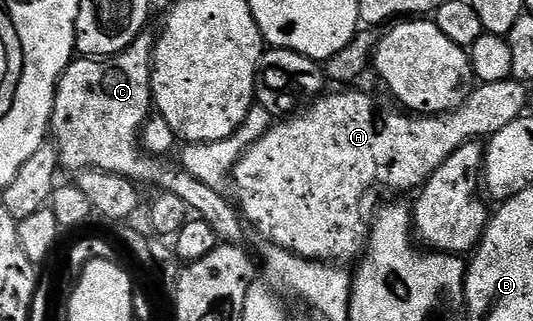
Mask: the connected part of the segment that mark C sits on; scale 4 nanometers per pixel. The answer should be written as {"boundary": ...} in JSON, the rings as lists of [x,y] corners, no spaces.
{"boundary":[[[142,33],[137,36],[137,40],[130,45],[126,51],[120,51],[118,55],[111,55],[108,57],[77,57],[70,63],[69,67],[61,75],[60,81],[57,83],[57,92],[55,93],[55,101],[53,102],[53,122],[51,124],[51,139],[57,149],[57,155],[61,158],[61,167],[67,169],[70,167],[73,173],[80,173],[90,169],[95,171],[112,171],[114,175],[122,175],[128,179],[132,179],[138,185],[144,183],[154,183],[157,186],[158,192],[166,191],[167,193],[175,193],[175,197],[180,197],[183,201],[187,202],[190,212],[193,212],[198,218],[202,219],[211,227],[212,231],[216,233],[218,242],[230,247],[242,247],[247,241],[245,229],[232,205],[227,203],[226,199],[221,195],[223,194],[218,188],[208,186],[205,182],[199,181],[195,177],[191,177],[191,173],[187,173],[184,167],[178,165],[173,161],[162,162],[160,158],[154,157],[146,153],[141,145],[141,136],[139,134],[142,127],[145,125],[146,119],[151,114],[151,104],[153,101],[153,91],[149,88],[151,85],[151,73],[153,72],[153,48],[155,46],[154,36],[149,33]]]}

